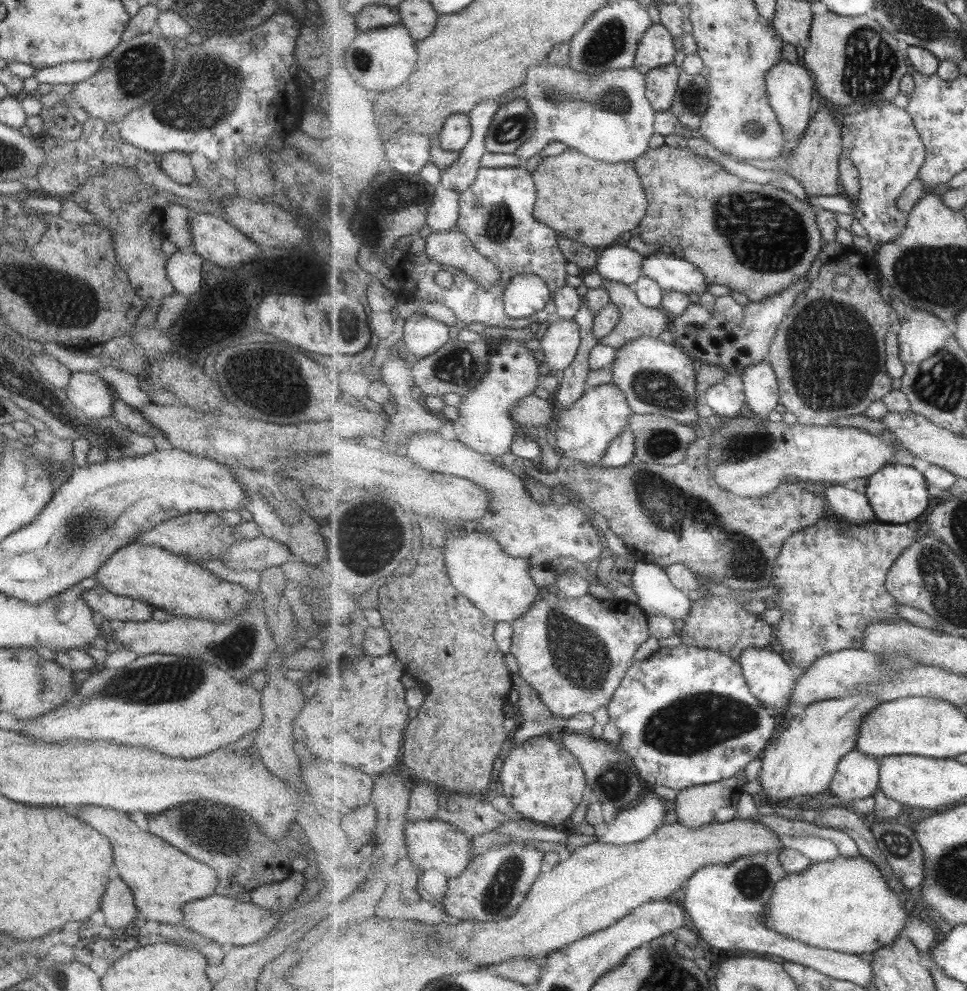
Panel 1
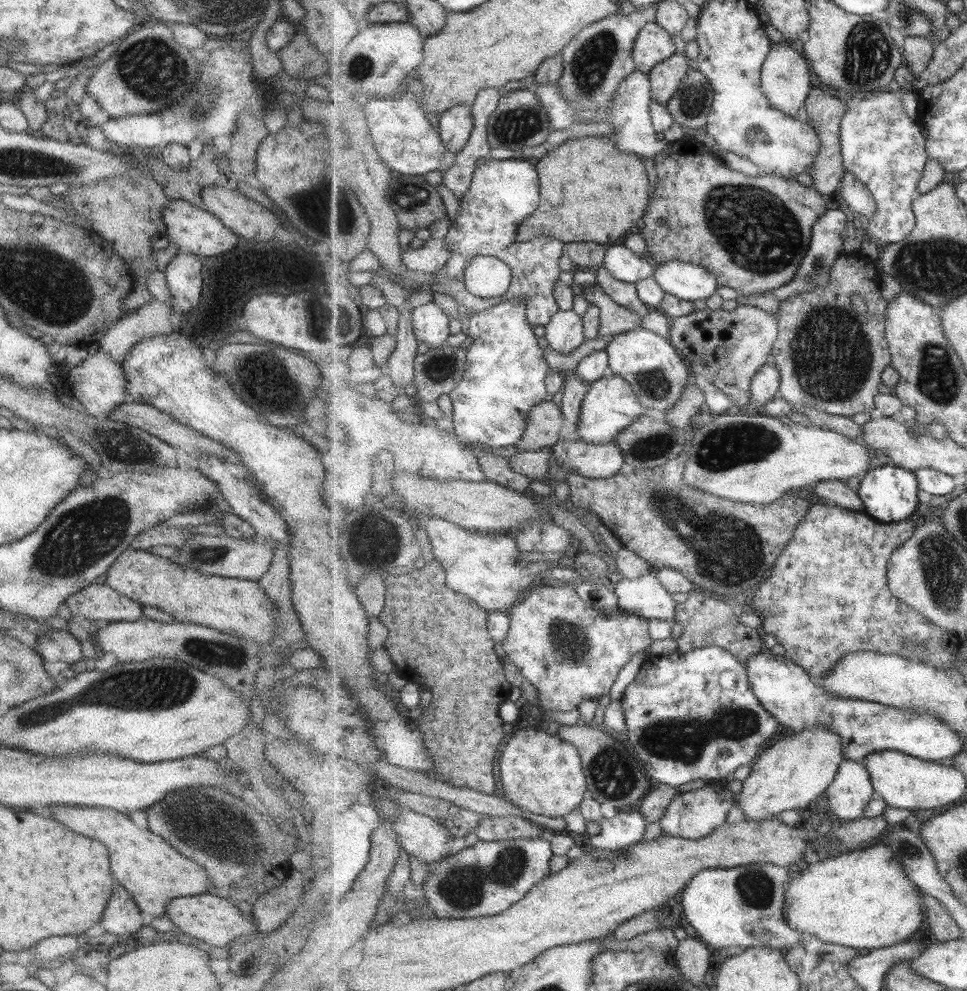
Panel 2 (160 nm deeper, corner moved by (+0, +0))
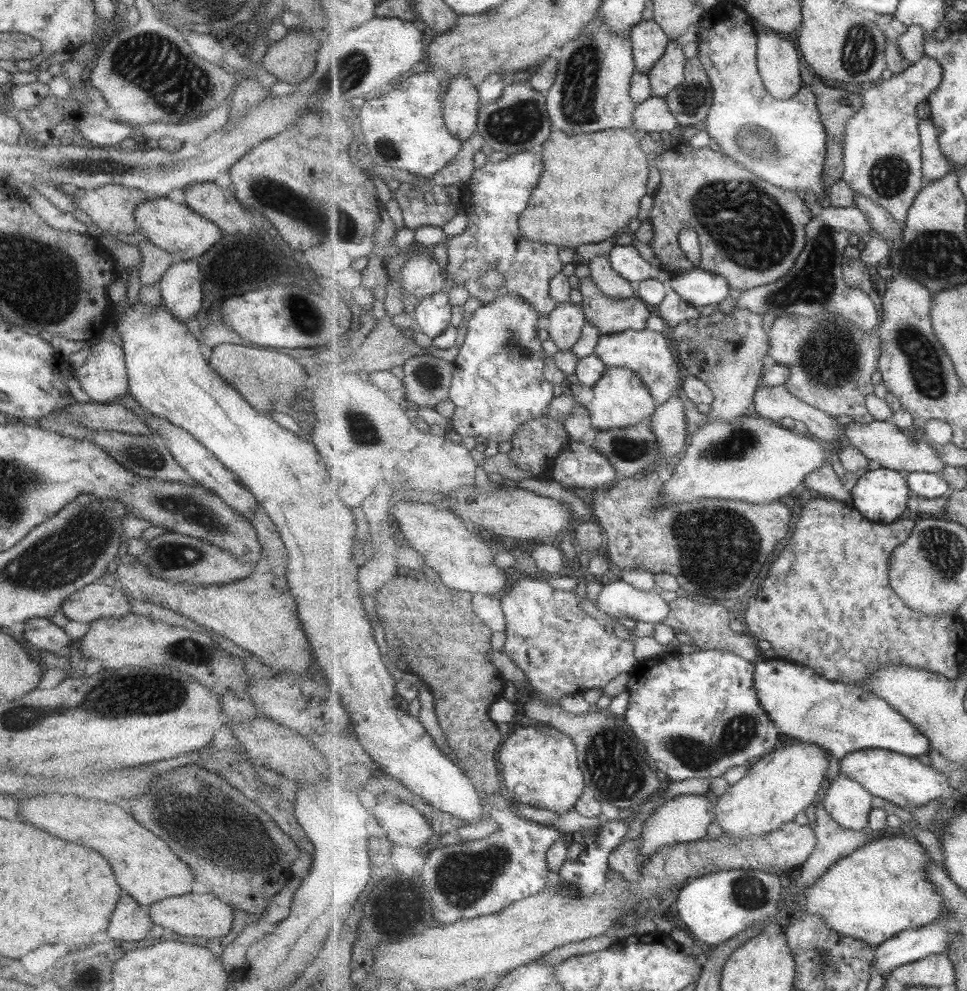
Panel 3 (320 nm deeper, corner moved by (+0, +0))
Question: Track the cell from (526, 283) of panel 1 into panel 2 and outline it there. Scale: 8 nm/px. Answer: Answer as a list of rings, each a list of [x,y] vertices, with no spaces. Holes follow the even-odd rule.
[[[509,300],[476,312],[466,323],[472,345],[466,350],[464,377],[449,394],[454,404],[452,433],[470,447],[489,450],[515,446],[528,429],[528,416],[532,408],[548,398],[545,378],[550,366],[545,359],[545,350],[539,346],[533,324],[529,322],[528,306],[525,302]]]

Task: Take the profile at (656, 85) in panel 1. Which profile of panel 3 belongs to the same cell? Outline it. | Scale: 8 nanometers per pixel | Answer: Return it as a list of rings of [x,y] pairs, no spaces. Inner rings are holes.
[[[671,41],[665,49],[665,54],[648,76],[652,82],[652,96],[666,98],[671,91],[674,91],[683,81],[687,56],[683,54],[683,48],[675,41]]]

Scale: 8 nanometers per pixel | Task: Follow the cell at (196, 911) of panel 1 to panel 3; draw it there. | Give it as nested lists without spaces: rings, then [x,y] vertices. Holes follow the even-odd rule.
[[[211,893],[192,894],[162,898],[147,907],[152,924],[171,928],[181,936],[201,936],[201,938],[220,937],[229,932],[232,921],[232,907]]]

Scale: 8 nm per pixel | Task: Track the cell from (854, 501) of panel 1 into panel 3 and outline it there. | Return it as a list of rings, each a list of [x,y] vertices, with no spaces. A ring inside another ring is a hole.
[[[830,460],[829,463],[822,464],[821,468],[811,472],[805,481],[807,488],[817,496],[827,496],[827,498],[847,503],[847,506],[855,506],[851,492],[843,490],[843,484],[835,474]]]

